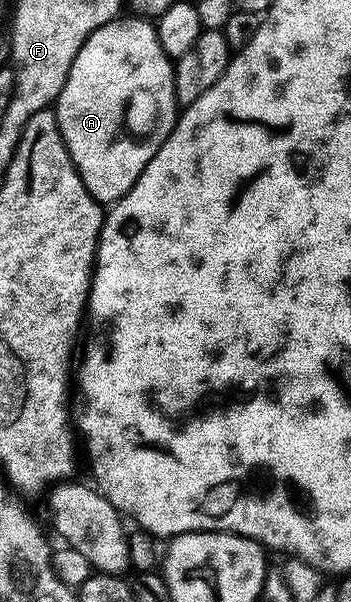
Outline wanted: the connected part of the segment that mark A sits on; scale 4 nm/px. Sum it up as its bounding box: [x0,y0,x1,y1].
[56,18,180,206]

